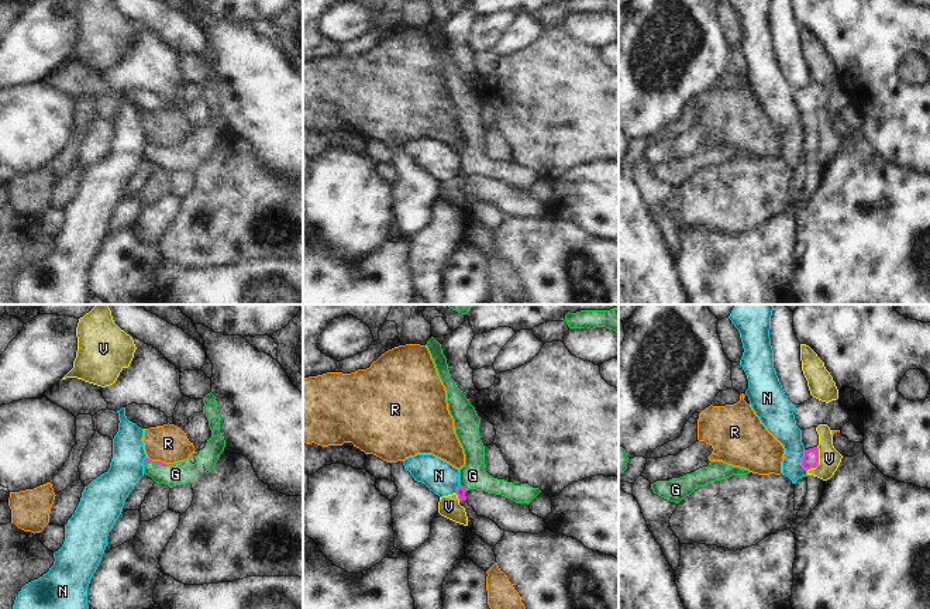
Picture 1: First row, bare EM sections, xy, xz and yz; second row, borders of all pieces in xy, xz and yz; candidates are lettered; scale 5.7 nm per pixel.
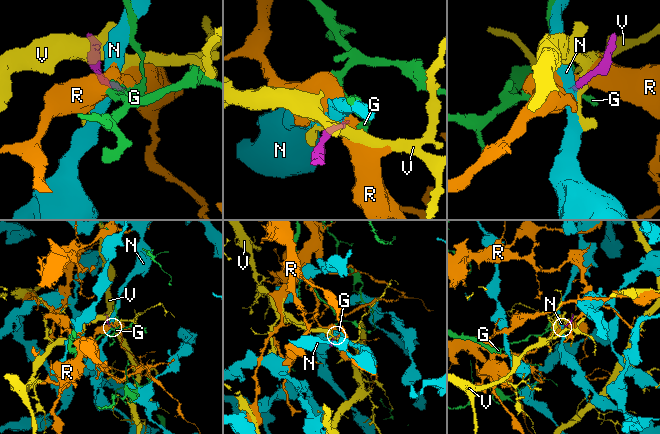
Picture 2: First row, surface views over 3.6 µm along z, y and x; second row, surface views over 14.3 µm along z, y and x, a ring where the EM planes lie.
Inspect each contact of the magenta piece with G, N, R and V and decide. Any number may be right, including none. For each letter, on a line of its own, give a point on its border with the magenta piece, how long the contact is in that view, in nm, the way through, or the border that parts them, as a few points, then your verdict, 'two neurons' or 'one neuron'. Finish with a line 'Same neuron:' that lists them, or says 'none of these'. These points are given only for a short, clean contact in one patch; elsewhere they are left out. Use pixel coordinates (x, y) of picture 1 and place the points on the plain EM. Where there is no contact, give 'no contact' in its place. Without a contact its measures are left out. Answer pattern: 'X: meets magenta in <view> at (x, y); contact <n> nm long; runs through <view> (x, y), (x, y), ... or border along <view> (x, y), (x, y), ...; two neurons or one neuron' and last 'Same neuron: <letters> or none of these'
G: meets magenta in xy at (154, 145); contact 120 nm long; runs through xy (147, 144), (154, 145), (166, 158), (175, 158); one neuron
N: meets magenta in yz at (802, 145); contact 130 nm long; border along yz (803, 134), (802, 151), (806, 155); two neurons
R: meets magenta in xy at (155, 145); contact 100 nm long; border along xy (147, 141), (162, 147); two neurons
V: meets magenta in yz at (817, 145); contact 150 nm long; border along yz (817, 131), (817, 148), (806, 154); two neurons
Same neuron: G

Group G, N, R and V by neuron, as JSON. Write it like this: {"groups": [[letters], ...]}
{"groups": [["G"], ["N"], ["R"], ["V"]]}

